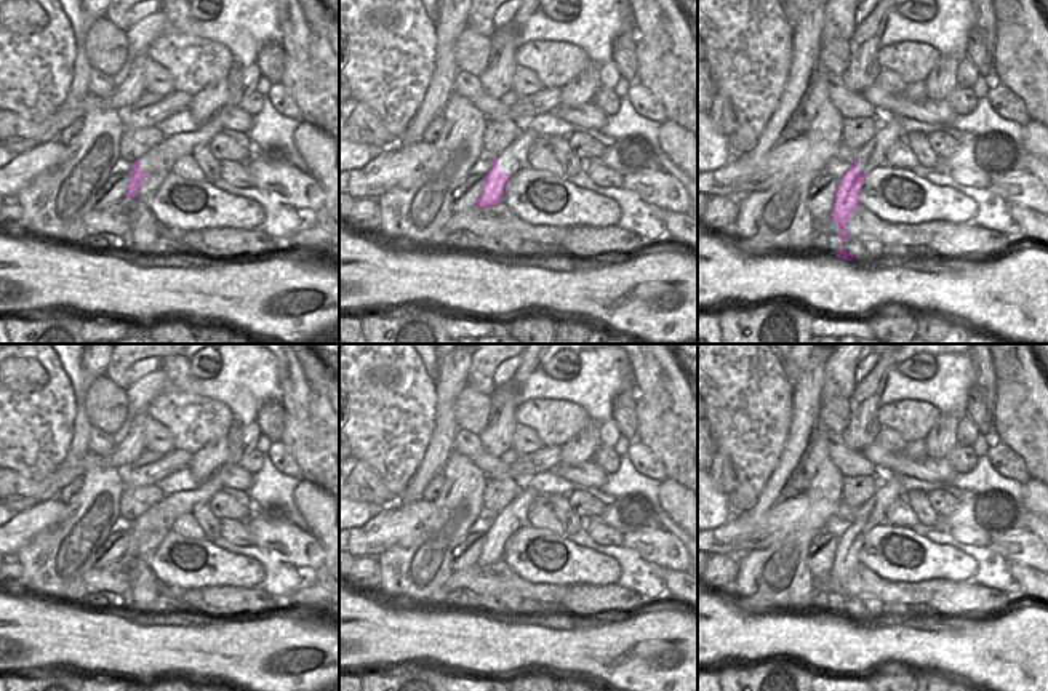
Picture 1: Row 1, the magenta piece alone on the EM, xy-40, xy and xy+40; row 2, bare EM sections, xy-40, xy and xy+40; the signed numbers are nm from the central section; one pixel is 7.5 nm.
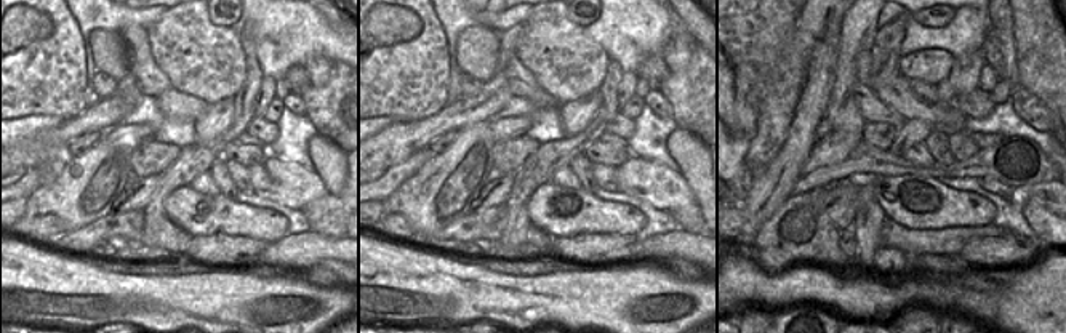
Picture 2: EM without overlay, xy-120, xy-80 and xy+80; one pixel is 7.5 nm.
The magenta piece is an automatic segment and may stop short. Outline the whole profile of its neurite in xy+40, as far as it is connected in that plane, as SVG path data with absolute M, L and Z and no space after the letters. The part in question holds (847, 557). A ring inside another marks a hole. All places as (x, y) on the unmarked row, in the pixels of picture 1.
M888 475L878 486L875 496L858 509L856 518L842 534L835 552L835 561L829 576L832 576L834 581L838 584L838 593L845 601L848 598L853 598L853 595L846 592L846 582L853 569L861 563L859 550L869 531L869 528L866 526L867 518L882 505L891 505L899 496L904 496L899 478L896 475Z

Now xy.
M522 489L522 493L493 518L491 528L485 534L483 549L475 563L477 566L486 568L502 560L504 545L512 536L507 526L509 518L523 505L533 507L538 496L539 493L534 489Z

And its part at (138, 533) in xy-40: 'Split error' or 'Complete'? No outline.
Split error.

